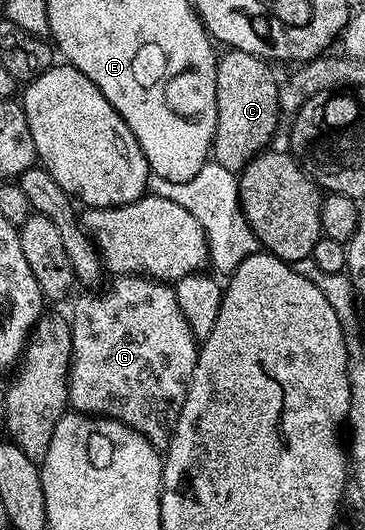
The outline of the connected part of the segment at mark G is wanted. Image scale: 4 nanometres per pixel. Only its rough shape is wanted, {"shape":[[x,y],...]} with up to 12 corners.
{"shape":[[174,285],[81,295],[72,411],[163,452],[199,359]]}

